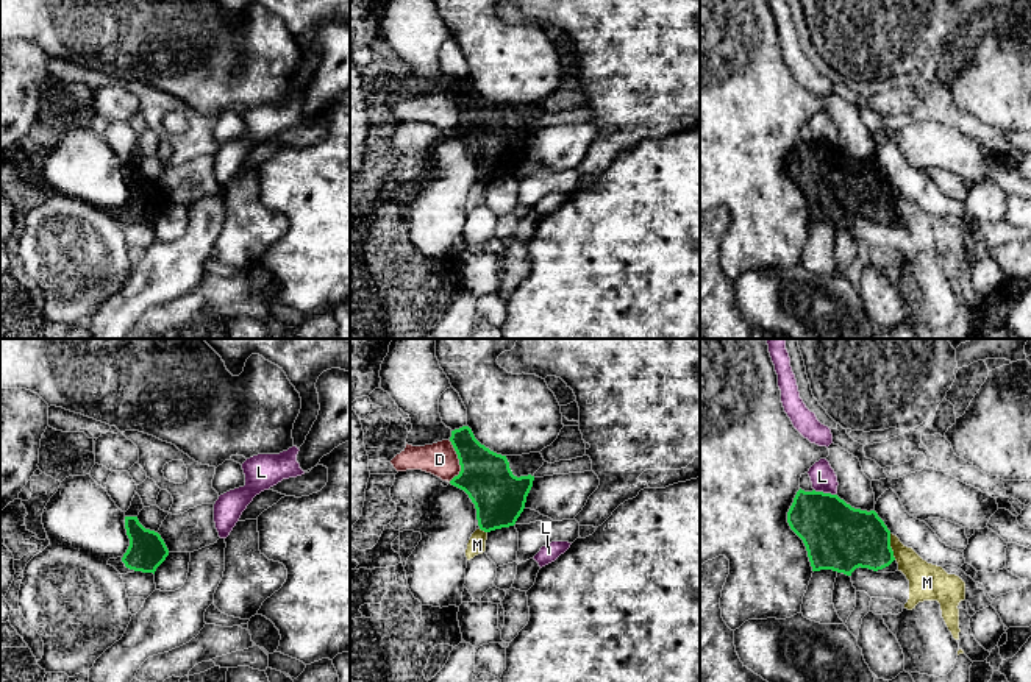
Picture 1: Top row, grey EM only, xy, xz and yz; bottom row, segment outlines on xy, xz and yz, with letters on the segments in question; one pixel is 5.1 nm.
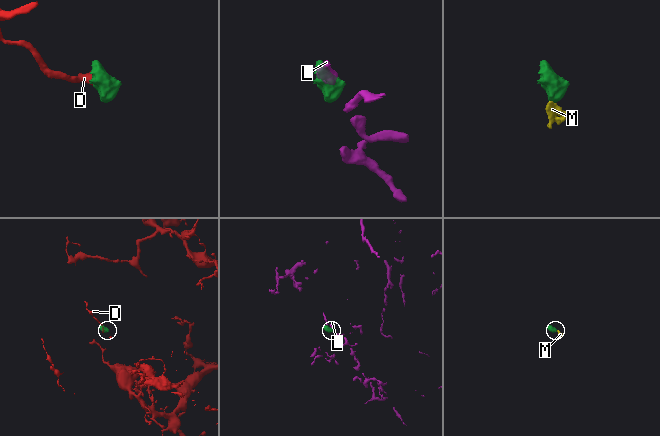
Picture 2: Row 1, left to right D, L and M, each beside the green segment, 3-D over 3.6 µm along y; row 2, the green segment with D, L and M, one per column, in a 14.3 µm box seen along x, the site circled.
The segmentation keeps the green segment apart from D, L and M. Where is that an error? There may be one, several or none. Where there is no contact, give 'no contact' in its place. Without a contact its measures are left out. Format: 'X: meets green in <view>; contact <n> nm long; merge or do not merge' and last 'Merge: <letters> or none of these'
D: meets green in xz; contact 220 nm long; do not merge
L: meets green in yz; contact 120 nm long; do not merge
M: meets green in yz; contact 140 nm long; merge
Merge: M

